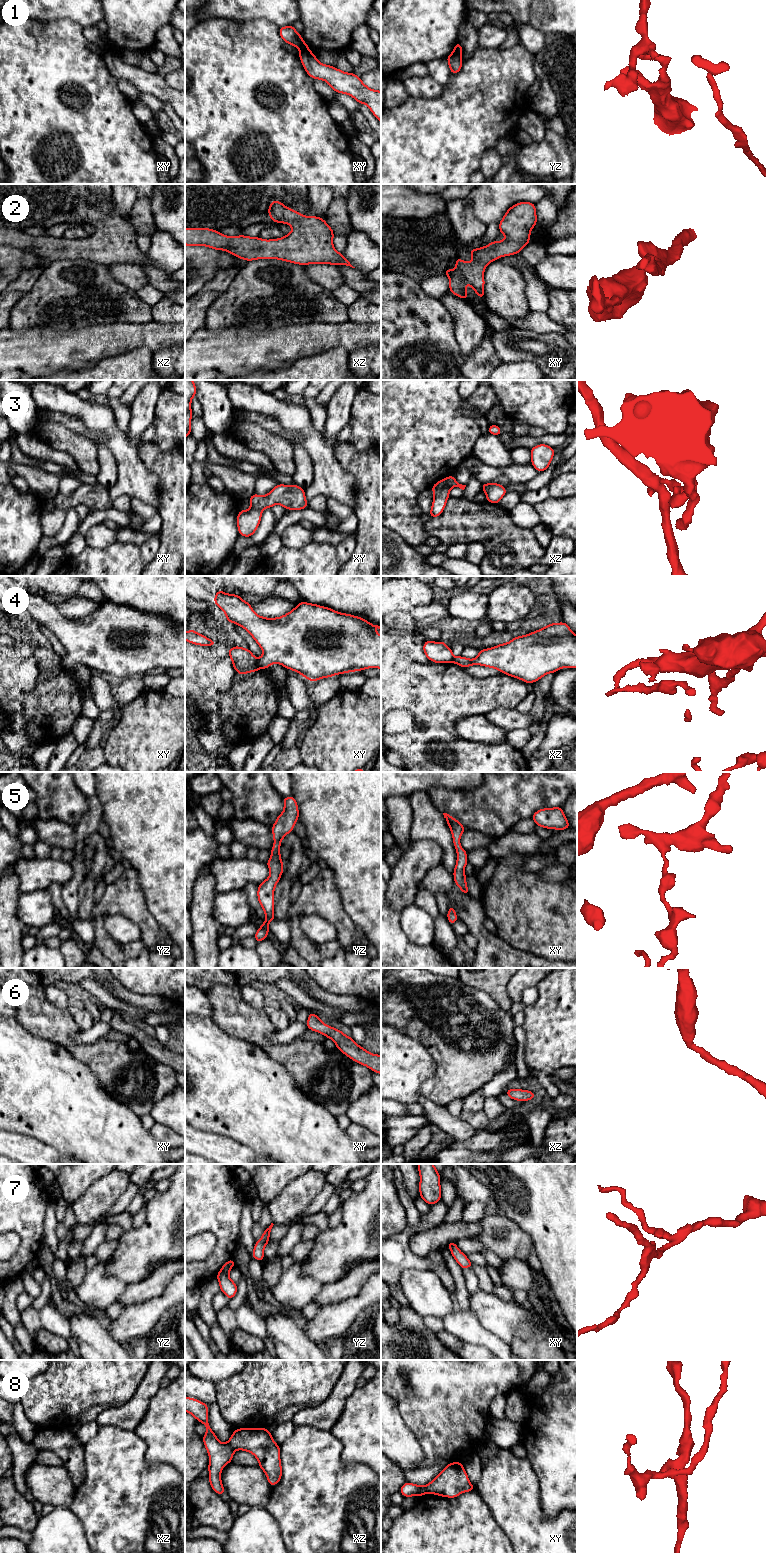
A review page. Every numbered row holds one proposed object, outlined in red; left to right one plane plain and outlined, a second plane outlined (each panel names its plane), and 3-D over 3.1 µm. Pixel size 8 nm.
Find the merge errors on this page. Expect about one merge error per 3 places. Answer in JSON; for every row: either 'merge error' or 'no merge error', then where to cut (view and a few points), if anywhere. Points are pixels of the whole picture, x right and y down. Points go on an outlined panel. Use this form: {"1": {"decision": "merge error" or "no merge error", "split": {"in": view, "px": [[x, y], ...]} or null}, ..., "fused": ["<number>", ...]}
{"1": {"decision": "merge error", "split": {"in": "xy", "px": [[300, 50], [309, 51]]}}, "2": {"decision": "no merge error", "split": null}, "3": {"decision": "merge error", "split": {"in": "xy", "px": [[251, 507], [257, 508], [260, 511]]}}, "4": {"decision": "merge error", "split": {"in": "xy", "px": [[257, 659], [257, 664], [260, 667]]}}, "5": {"decision": "no merge error", "split": null}, "6": {"decision": "no merge error", "split": null}, "7": {"decision": "no merge error", "split": null}, "8": {"decision": "merge error", "split": {"in": "xz", "px": [[227, 1443], [234, 1450]]}}, "fused": ["1", "3", "4", "8"]}

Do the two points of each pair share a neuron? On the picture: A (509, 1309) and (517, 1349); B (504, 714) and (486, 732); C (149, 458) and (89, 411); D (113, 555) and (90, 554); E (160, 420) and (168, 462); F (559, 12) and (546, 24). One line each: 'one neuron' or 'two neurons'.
A: two neurons
B: two neurons
C: two neurons
D: one neuron
E: two neurons
F: one neuron

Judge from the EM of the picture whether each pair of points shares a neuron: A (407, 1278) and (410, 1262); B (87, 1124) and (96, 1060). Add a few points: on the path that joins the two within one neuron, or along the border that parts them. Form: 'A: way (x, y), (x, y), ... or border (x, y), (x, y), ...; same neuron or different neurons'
A: border (432, 1270), (405, 1269), (400, 1275), (398, 1285); different neurons
B: border (76, 1059), (91, 1070), (108, 1093); different neurons

